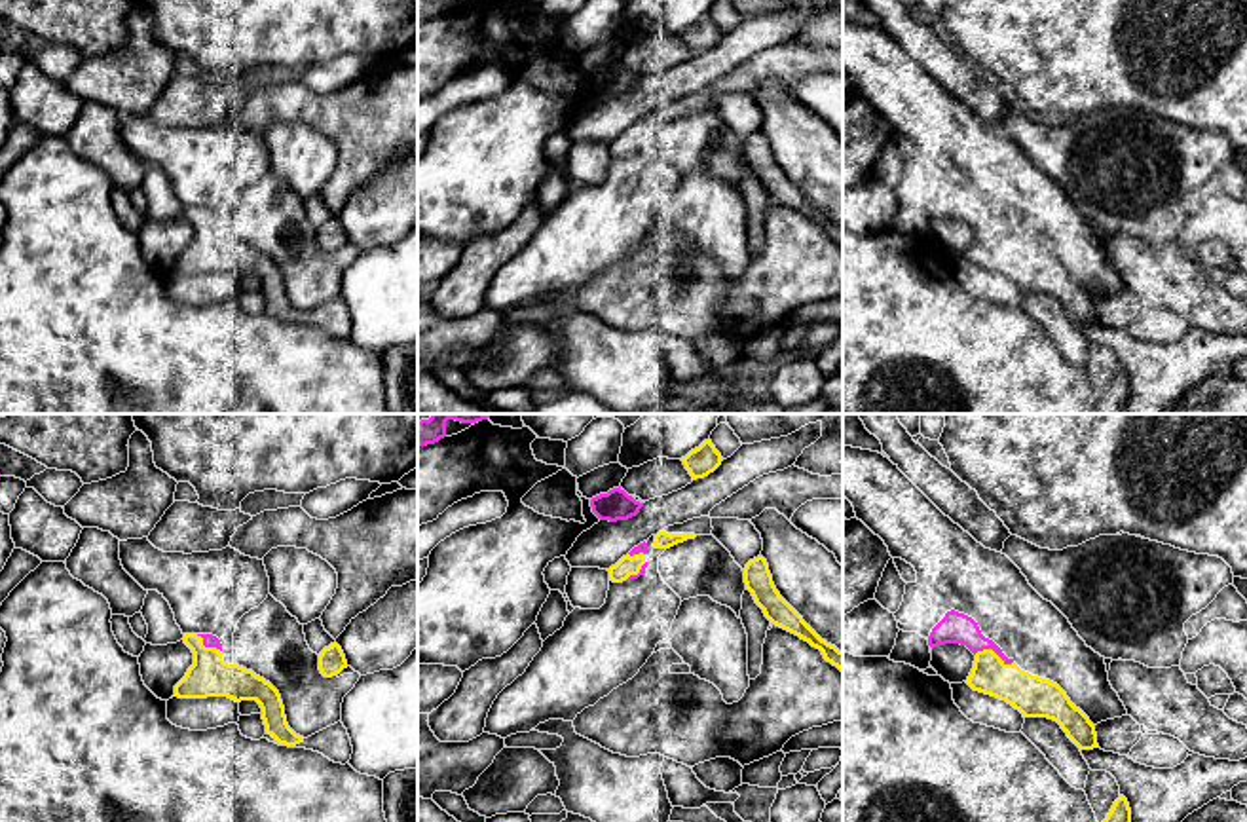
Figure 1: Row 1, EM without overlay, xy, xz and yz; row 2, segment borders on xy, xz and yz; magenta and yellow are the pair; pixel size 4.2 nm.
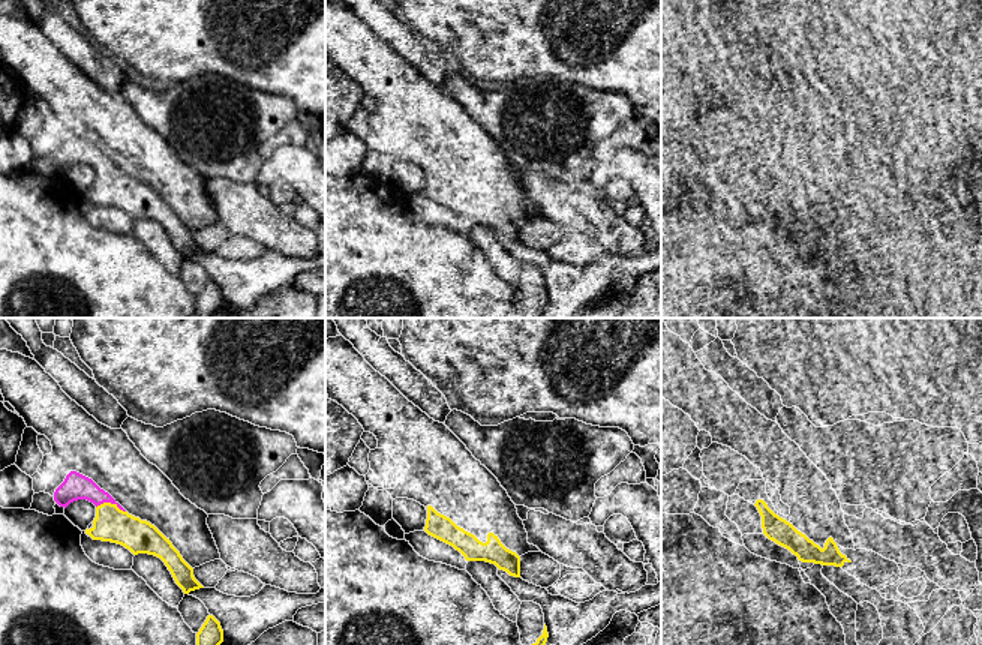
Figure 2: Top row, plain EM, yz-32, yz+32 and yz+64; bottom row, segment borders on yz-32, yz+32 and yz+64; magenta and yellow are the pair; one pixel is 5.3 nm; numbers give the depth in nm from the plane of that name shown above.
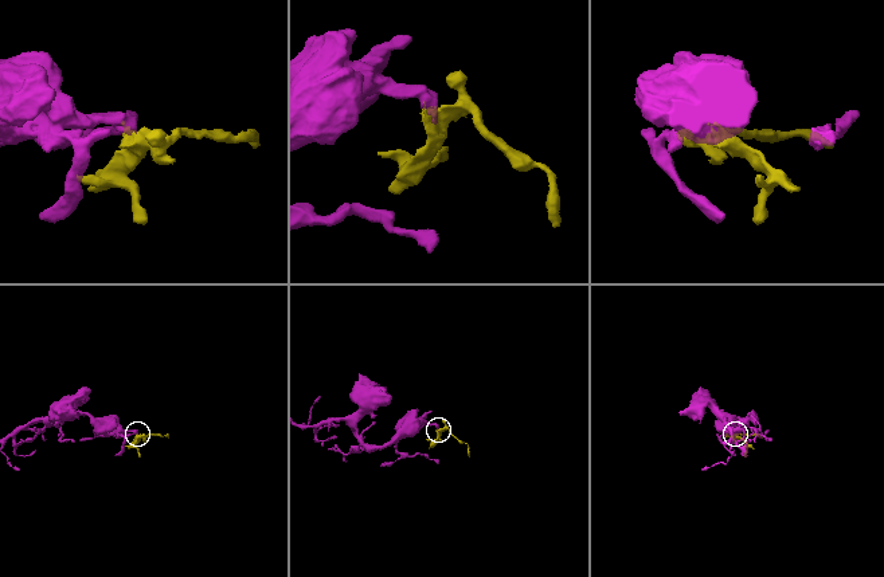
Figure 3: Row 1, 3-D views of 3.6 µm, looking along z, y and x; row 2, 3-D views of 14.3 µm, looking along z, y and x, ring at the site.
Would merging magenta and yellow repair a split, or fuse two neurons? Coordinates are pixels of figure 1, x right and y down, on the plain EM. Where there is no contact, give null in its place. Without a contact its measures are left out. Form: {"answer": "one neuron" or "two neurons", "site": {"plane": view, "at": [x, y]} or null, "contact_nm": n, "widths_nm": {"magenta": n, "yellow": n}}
{"answer": "one neuron", "site": {"plane": "yz", "at": [993, 224]}, "contact_nm": 170, "widths_nm": {"magenta": 130, "yellow": 170}}

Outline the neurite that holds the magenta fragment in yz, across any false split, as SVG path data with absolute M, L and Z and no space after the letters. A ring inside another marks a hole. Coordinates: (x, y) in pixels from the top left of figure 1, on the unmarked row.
M955 184L947 186L928 211L932 224L945 218L966 220L976 230L966 254L974 266L1006 275L1023 292L1057 296L1080 325L1099 323L1095 300L1070 277L1067 268L1057 258L1021 245L993 215L981 209L972 192Z

